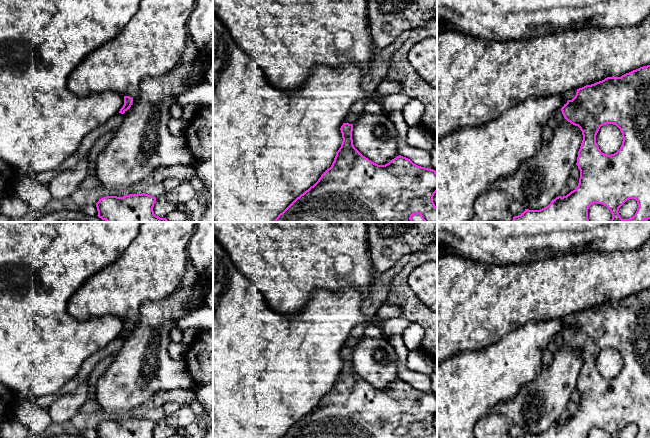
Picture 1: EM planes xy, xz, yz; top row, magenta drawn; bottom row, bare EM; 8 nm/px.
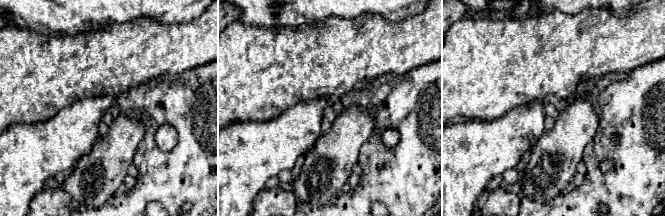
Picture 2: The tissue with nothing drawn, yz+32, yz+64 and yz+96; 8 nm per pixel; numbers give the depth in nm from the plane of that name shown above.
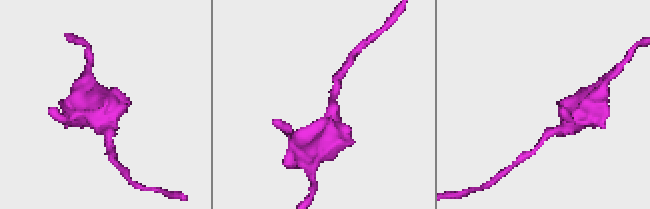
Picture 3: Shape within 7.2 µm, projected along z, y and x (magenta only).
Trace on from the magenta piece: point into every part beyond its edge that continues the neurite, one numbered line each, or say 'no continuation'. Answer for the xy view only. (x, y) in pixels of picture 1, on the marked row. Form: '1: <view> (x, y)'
no continuation

